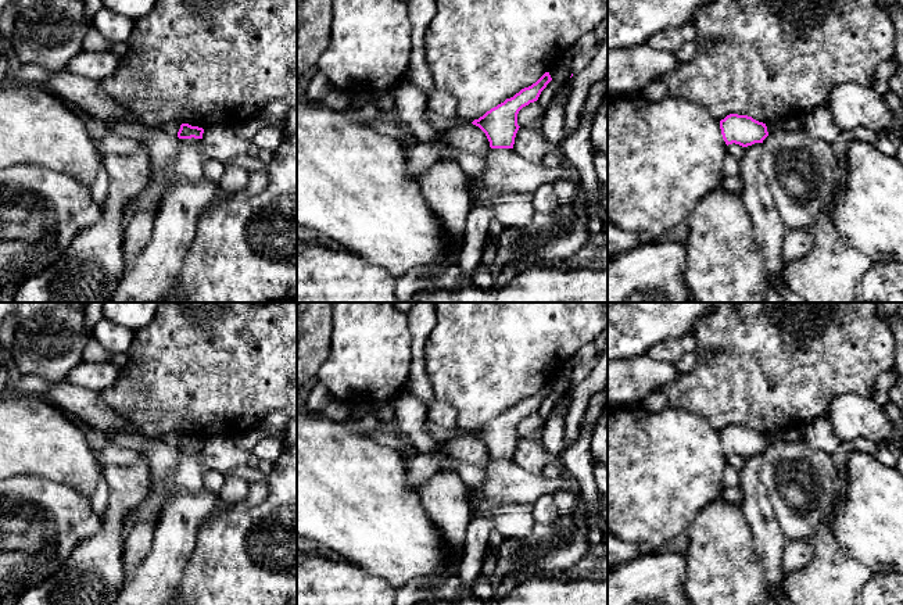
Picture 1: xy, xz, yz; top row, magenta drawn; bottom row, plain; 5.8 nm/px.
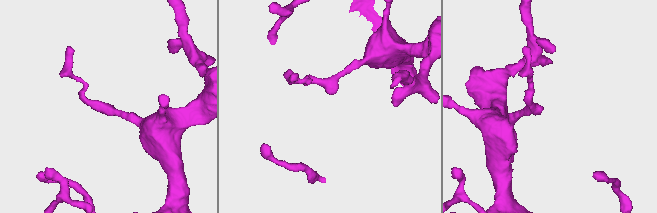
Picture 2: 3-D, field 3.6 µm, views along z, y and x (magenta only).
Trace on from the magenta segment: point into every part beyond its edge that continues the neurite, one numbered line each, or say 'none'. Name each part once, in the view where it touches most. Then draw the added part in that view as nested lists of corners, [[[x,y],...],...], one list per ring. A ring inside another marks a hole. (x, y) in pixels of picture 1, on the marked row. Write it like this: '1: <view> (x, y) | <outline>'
none

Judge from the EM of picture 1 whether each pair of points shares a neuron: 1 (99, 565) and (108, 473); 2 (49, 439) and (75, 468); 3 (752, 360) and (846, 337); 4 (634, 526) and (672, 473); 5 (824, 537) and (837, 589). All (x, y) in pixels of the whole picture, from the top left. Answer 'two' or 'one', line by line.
1: one
2: one
3: one
4: one
5: one

